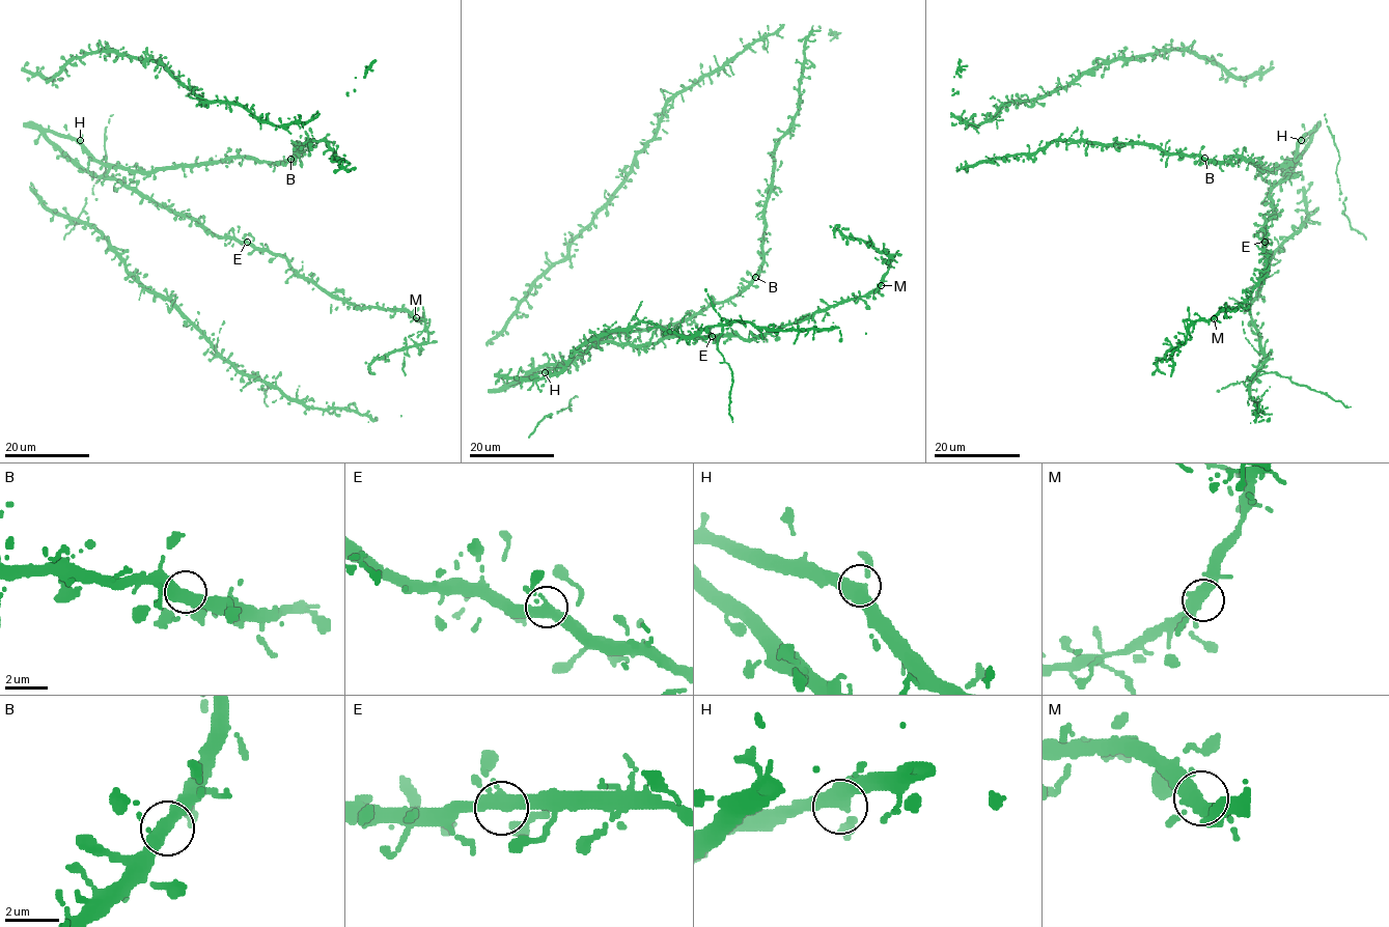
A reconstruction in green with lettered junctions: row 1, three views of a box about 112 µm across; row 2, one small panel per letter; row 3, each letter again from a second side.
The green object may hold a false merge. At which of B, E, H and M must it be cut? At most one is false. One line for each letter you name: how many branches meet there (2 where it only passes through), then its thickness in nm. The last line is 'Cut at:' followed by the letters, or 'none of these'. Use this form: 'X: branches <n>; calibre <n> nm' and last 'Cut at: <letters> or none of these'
Cut at: none of these

